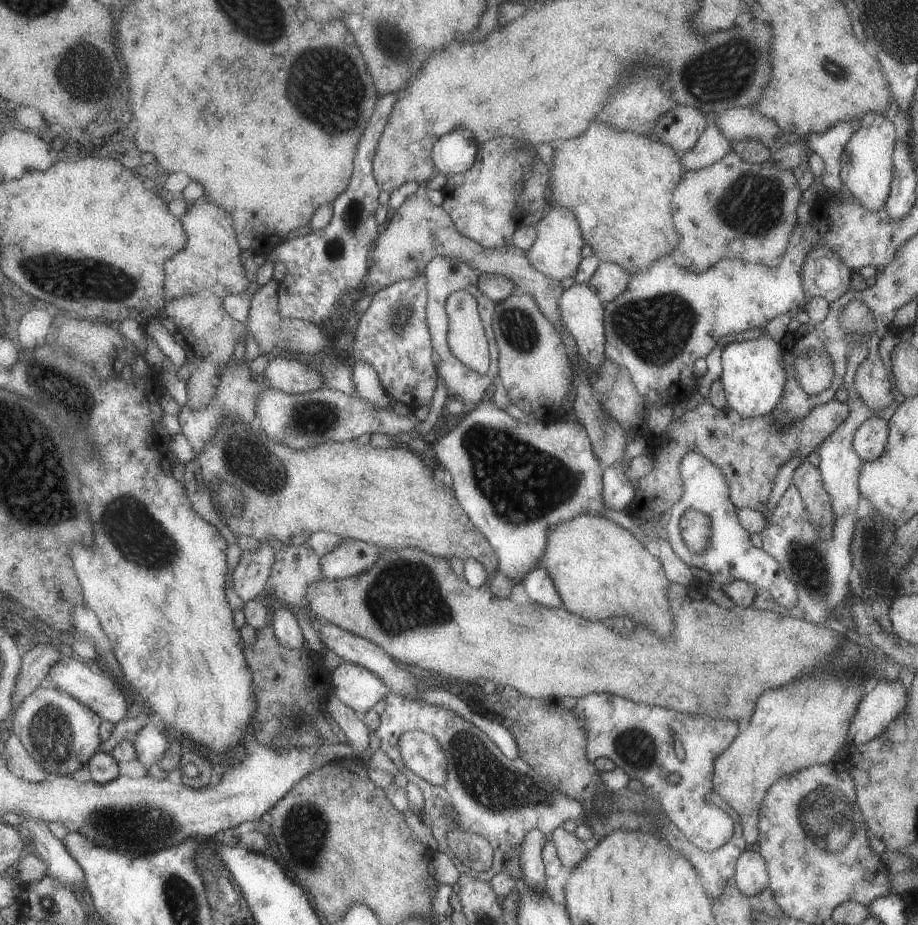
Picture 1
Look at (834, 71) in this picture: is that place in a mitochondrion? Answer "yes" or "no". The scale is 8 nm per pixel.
yes

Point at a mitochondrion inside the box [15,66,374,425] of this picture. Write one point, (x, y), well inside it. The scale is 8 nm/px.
(95, 280)

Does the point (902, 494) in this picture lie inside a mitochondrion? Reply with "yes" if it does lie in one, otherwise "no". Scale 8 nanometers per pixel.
no

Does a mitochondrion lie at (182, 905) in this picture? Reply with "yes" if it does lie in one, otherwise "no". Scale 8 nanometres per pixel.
yes

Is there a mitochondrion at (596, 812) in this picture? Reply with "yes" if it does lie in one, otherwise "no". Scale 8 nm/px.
no

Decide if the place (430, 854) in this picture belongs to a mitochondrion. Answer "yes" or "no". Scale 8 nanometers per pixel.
no

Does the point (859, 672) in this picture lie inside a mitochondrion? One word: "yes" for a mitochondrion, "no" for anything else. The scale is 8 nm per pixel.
no

